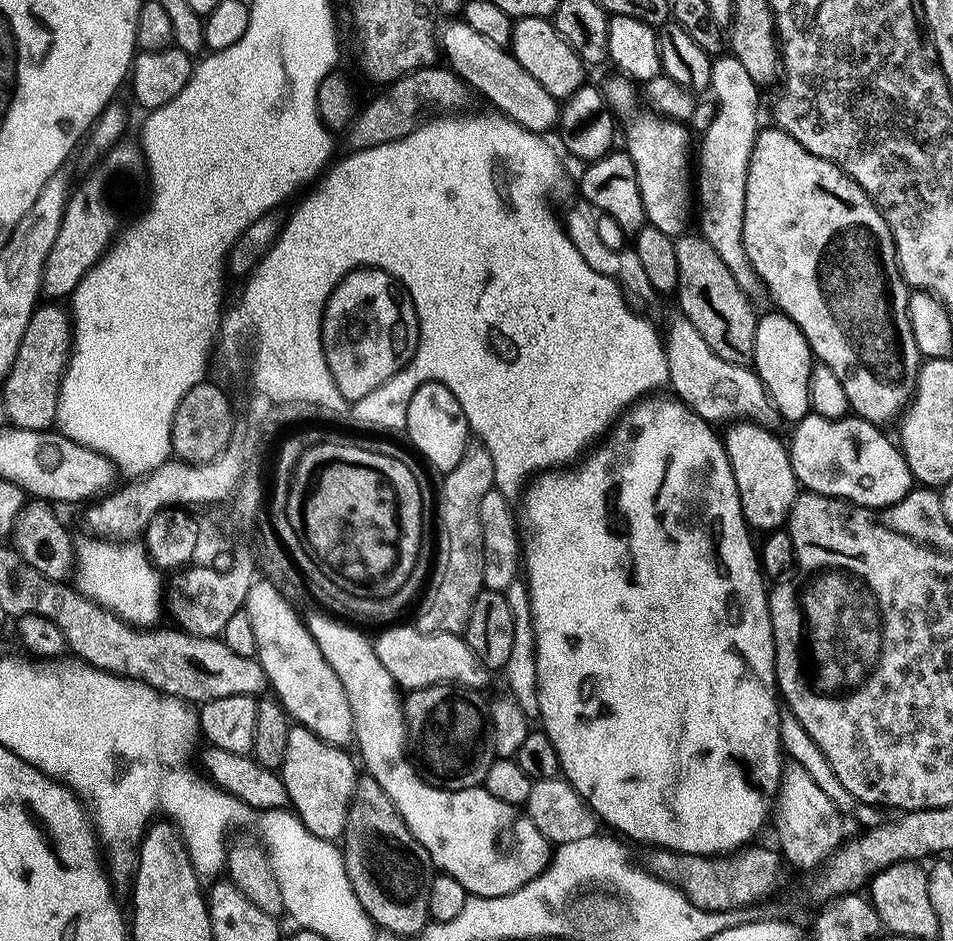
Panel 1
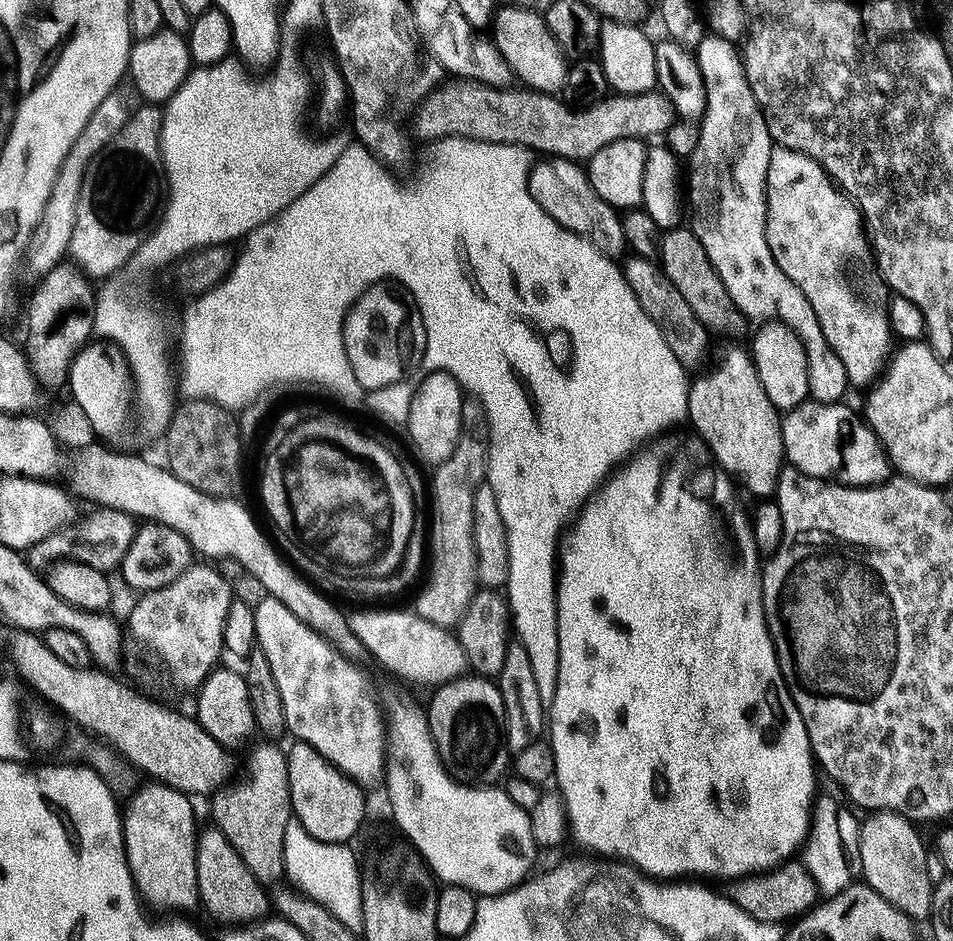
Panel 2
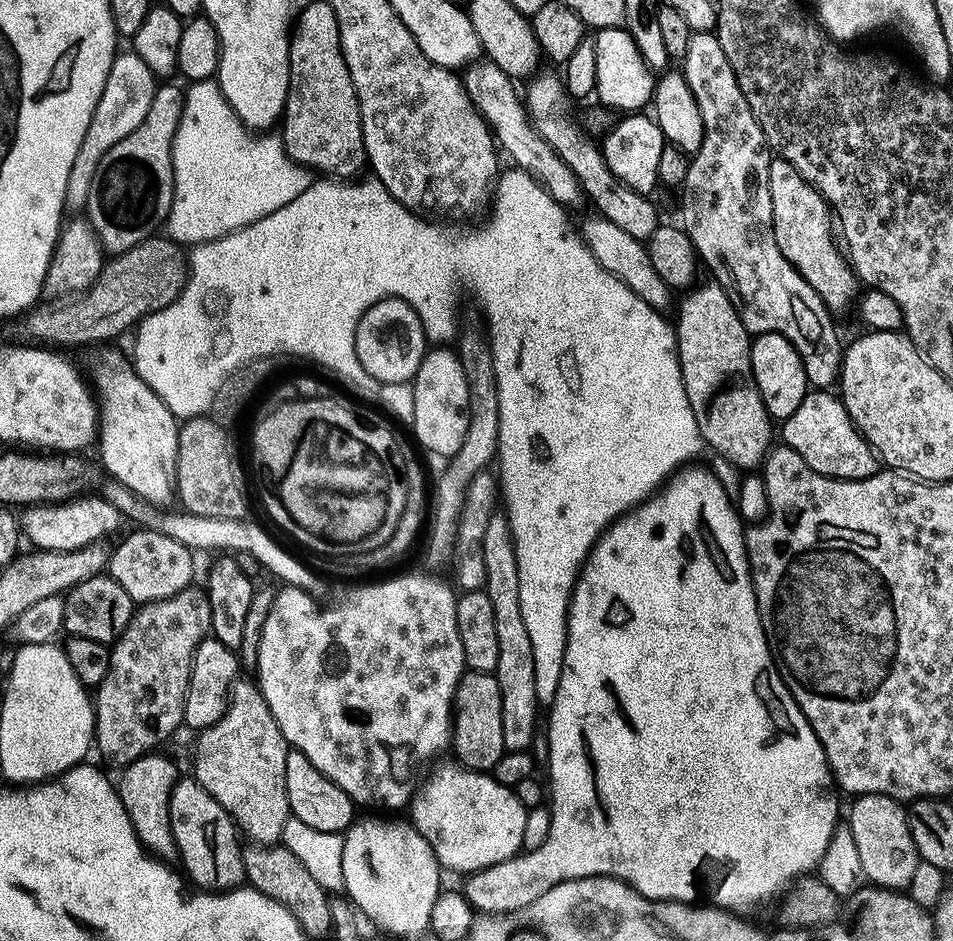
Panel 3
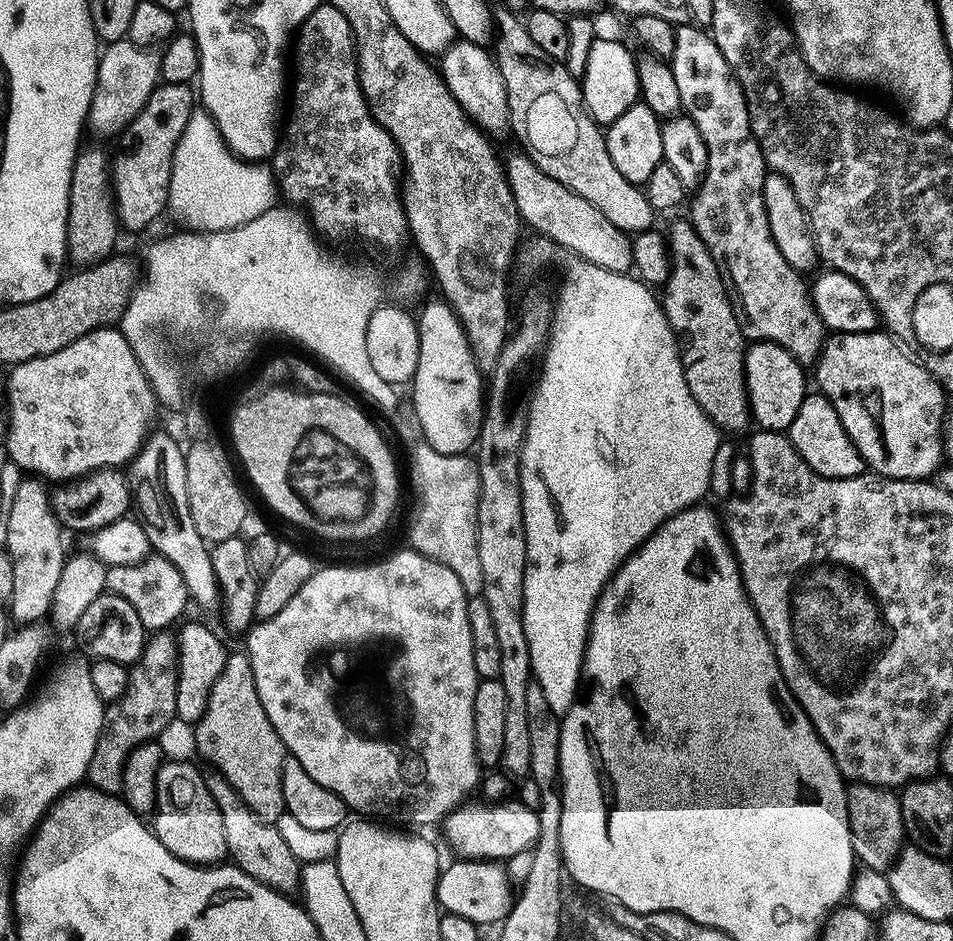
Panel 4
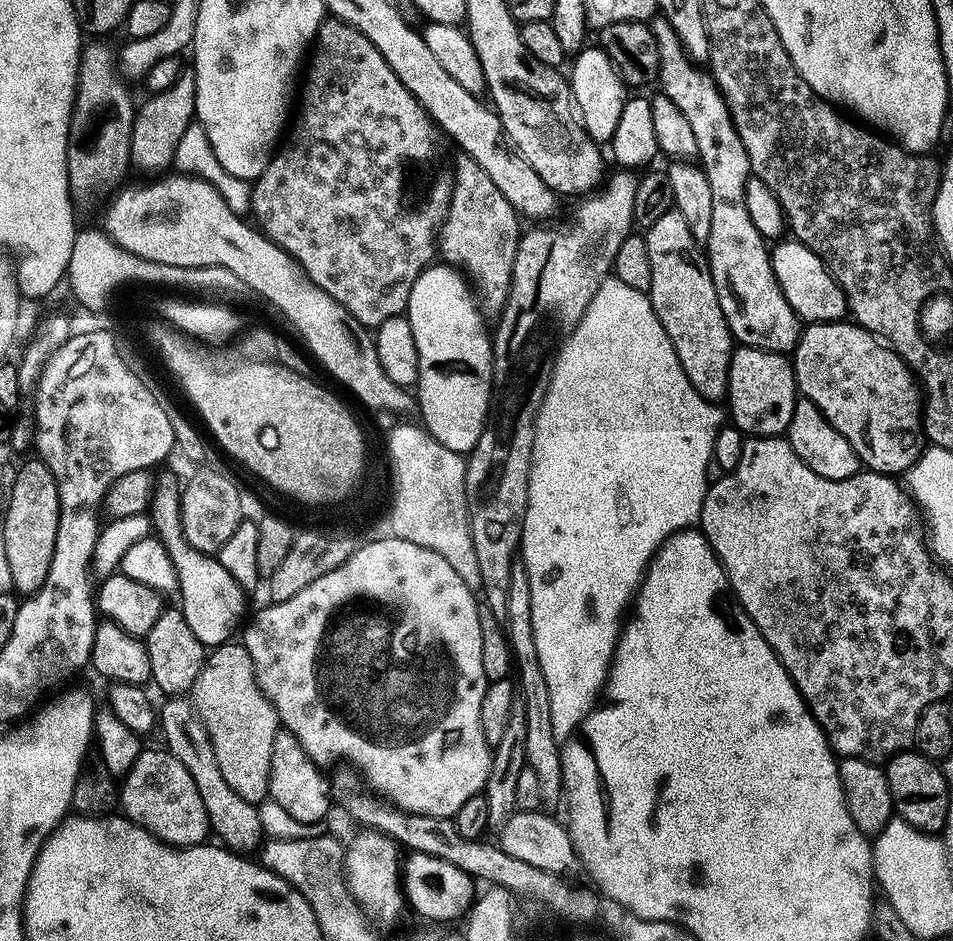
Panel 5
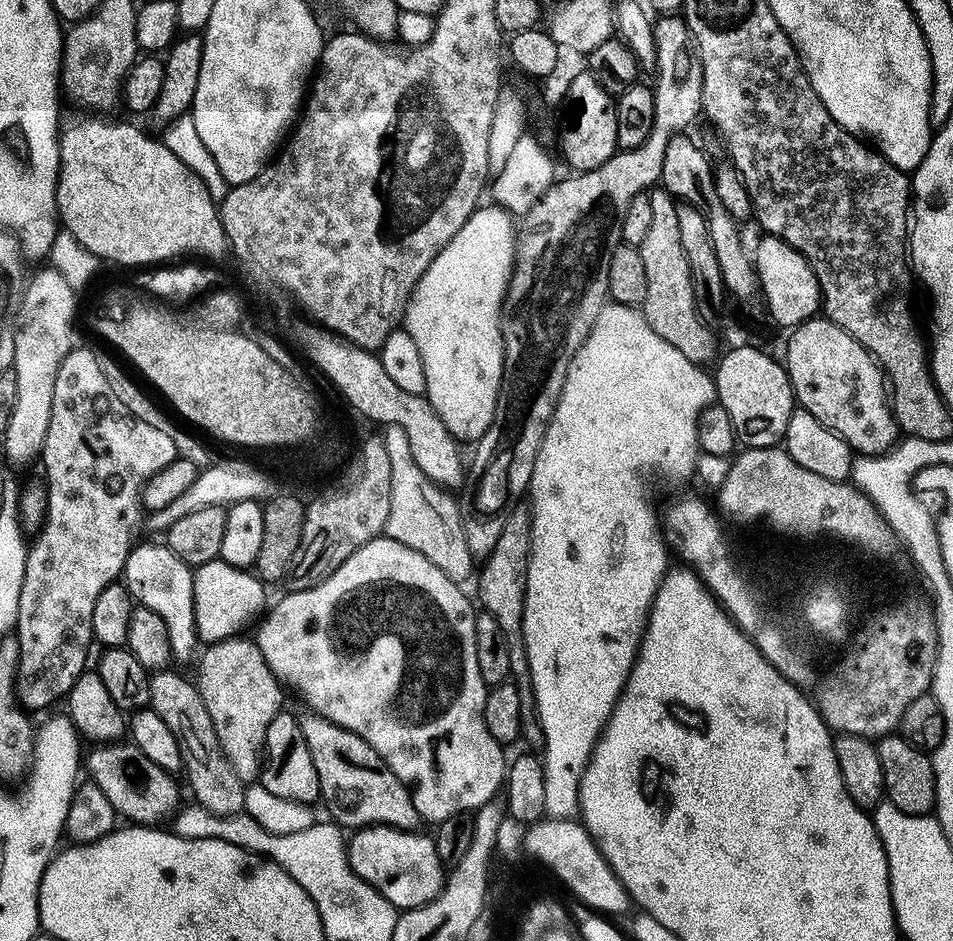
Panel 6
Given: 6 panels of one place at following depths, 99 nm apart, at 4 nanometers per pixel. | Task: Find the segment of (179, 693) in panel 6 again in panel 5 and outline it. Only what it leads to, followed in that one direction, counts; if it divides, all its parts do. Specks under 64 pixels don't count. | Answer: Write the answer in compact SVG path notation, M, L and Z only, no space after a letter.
M174 696L163 702L165 704L161 703L158 708L158 728L159 731L164 731L165 742L163 743L167 751L172 752L174 758L182 762L182 766L186 766L190 778L194 778L194 786L198 786L198 794L201 795L202 802L206 806L211 835L223 847L231 848L233 852L252 854L253 851L255 853L265 839L259 807L246 802L246 798L234 794L234 789L226 783L226 778L222 778L218 758L214 758L214 746L210 746L210 734L202 718L198 718L196 707L193 706L191 699Z

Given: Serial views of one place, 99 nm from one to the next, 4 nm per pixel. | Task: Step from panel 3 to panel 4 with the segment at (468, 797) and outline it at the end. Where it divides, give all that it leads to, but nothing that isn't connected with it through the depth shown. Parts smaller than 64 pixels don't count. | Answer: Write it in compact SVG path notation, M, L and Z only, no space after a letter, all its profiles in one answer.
M464 802L449 812L442 821L444 836L450 847L469 860L507 862L512 855L531 849L538 839L538 818L535 811L519 802Z

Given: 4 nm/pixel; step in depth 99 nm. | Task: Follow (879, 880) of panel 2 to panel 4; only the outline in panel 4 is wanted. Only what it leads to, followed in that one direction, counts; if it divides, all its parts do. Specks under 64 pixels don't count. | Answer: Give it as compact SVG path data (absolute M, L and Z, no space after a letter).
M852 782L848 789L848 821L854 854L863 867L887 873L905 847L904 823L899 795L893 789Z

